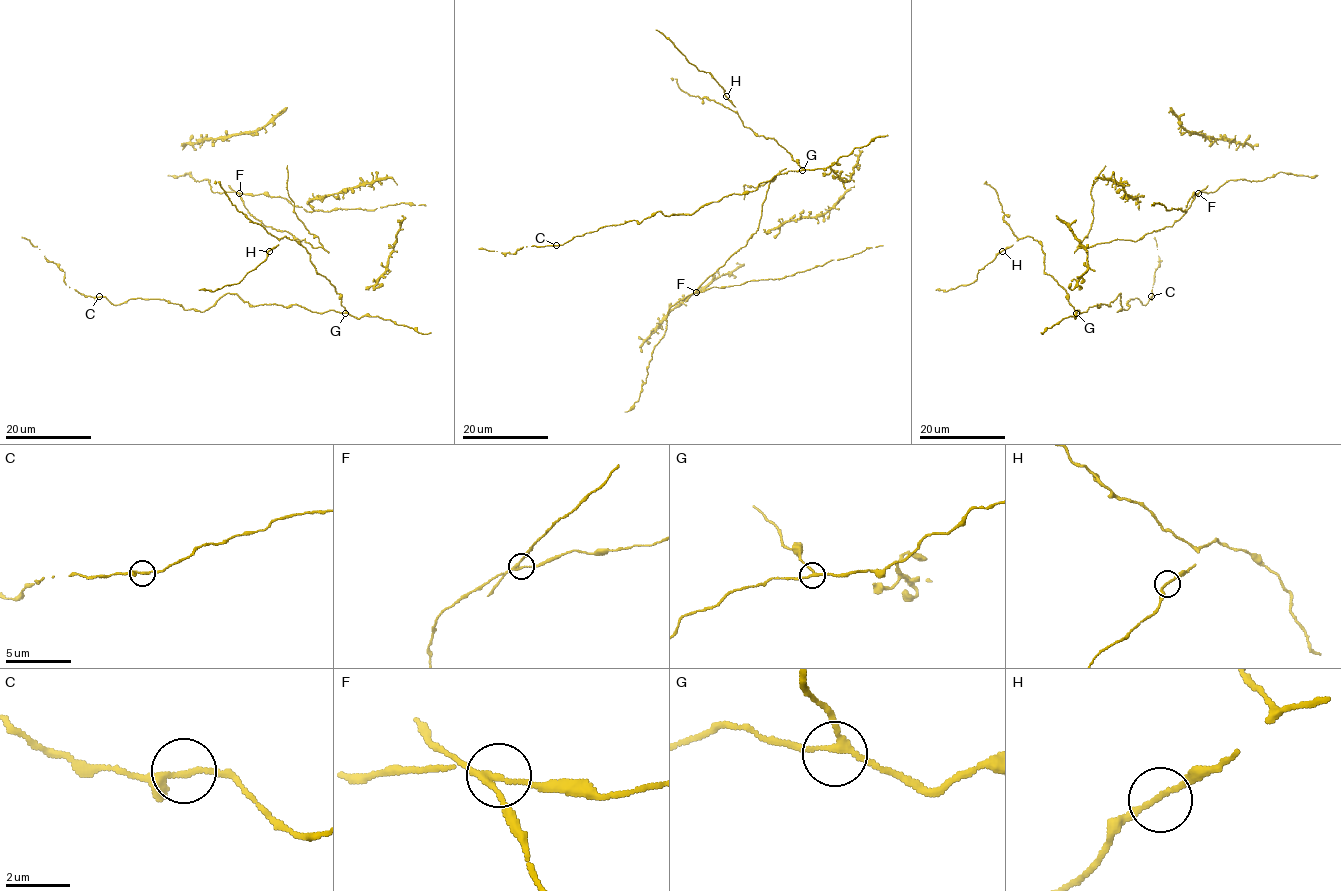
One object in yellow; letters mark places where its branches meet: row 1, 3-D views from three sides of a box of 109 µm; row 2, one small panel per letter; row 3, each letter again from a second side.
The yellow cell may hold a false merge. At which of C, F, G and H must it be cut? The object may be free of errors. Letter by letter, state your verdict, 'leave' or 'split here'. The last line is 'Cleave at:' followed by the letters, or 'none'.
C: leave
F: split here
G: leave
H: leave
Cleave at: F

